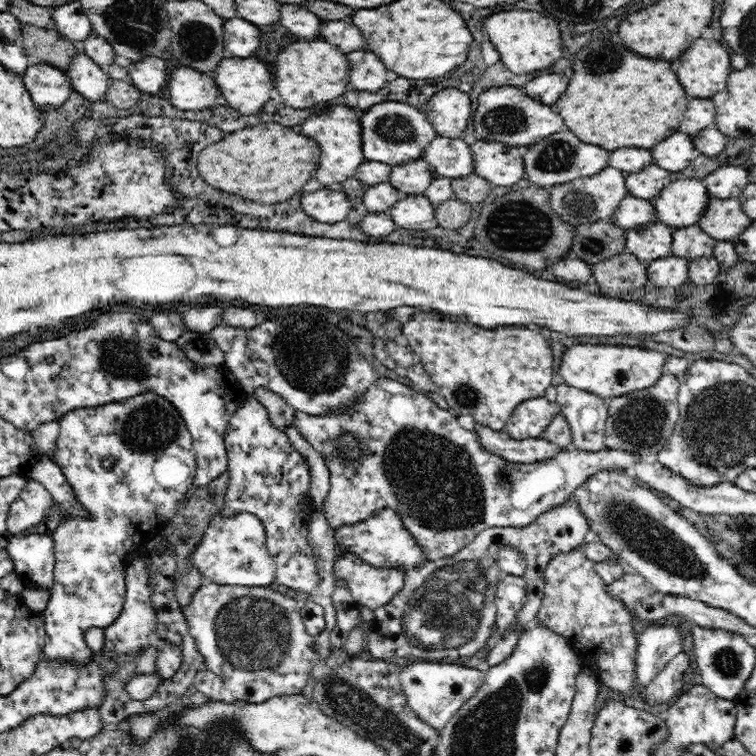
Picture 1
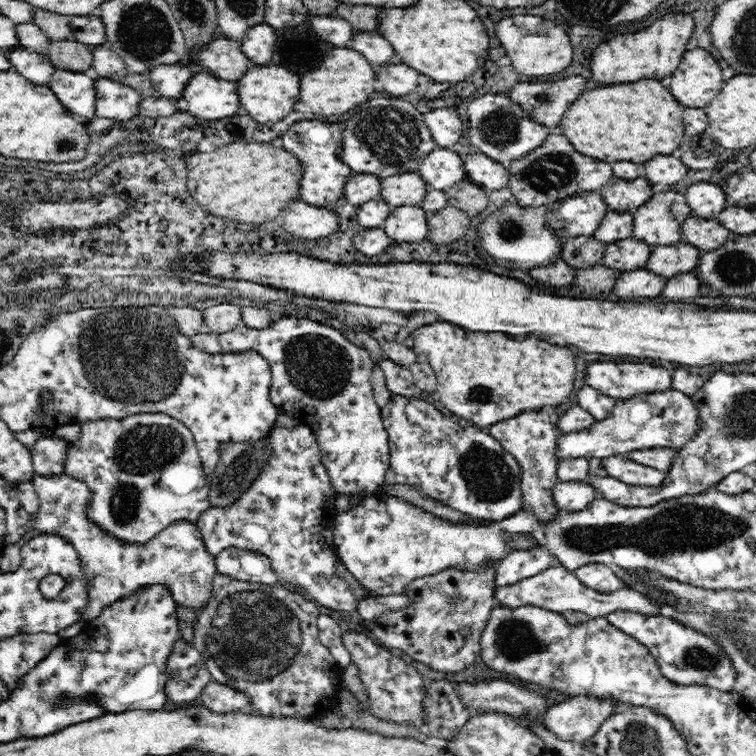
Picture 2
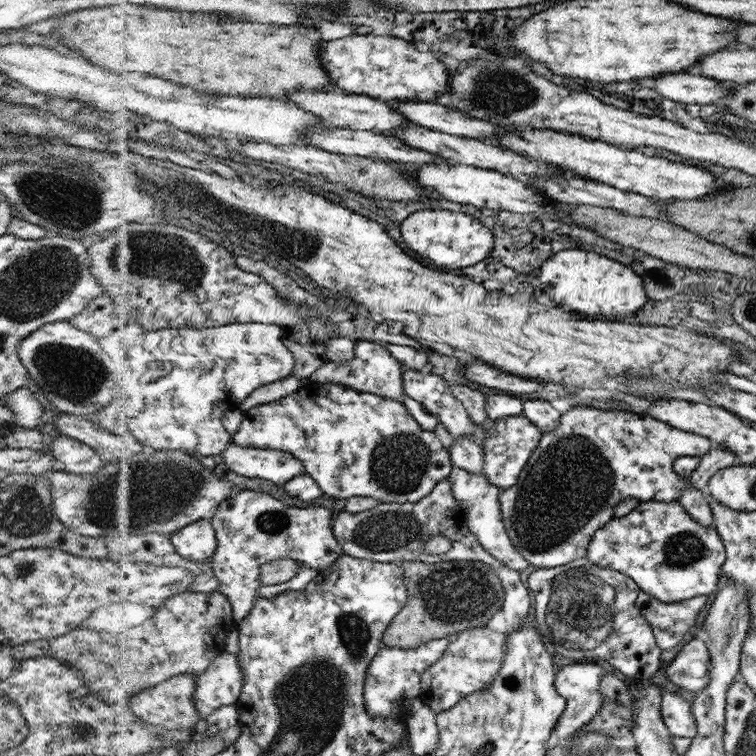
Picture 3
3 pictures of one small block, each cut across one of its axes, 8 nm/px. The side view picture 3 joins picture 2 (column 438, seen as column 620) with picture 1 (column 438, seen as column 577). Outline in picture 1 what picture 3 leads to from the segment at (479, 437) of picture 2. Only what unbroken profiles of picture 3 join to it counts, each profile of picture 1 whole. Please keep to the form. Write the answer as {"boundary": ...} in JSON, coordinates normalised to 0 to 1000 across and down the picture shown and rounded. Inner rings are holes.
{"boundary":[[[505,492],[501,503],[497,504],[496,508],[492,508],[475,529],[471,529],[468,541],[454,542],[452,546],[433,548],[431,552],[409,550],[402,545],[392,544],[389,548],[388,565],[396,570],[402,583],[406,583],[415,595],[427,602],[429,608],[431,608],[431,616],[437,620],[437,651],[433,652],[431,661],[429,661],[422,672],[429,677],[429,683],[433,684],[433,692],[437,693],[438,698],[458,696],[458,693],[474,693],[489,685],[491,681],[504,672],[519,672],[532,685],[537,701],[542,702],[542,706],[553,716],[553,722],[558,725],[560,733],[563,734],[563,741],[569,742],[594,737],[608,730],[611,725],[622,720],[628,709],[632,709],[632,705],[640,700],[696,697],[698,693],[706,692],[712,687],[712,683],[725,677],[725,675],[730,675],[729,672],[746,667],[770,639],[778,636],[788,626],[812,622],[835,623],[839,614],[851,608],[847,602],[839,602],[828,597],[800,595],[795,598],[770,598],[754,593],[749,597],[743,595],[739,603],[728,608],[698,614],[676,612],[675,610],[664,607],[659,601],[642,595],[638,587],[634,586],[634,577],[630,574],[630,570],[618,569],[608,563],[603,548],[597,542],[585,542],[585,540],[581,540],[571,532],[571,528],[554,521],[552,515],[538,508],[529,508],[529,505],[521,503],[521,496],[508,492]],[[458,570],[463,570],[463,574],[470,577],[471,585],[480,594],[479,608],[451,608],[450,604],[447,604],[447,590],[450,590],[447,589],[447,575],[452,575]]]}

